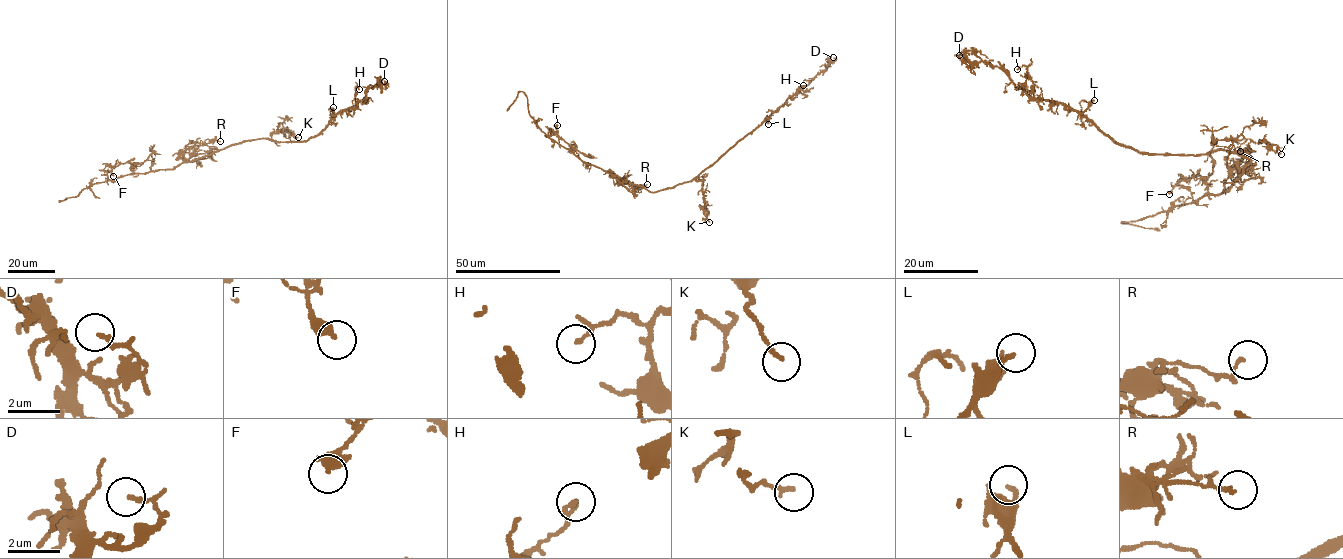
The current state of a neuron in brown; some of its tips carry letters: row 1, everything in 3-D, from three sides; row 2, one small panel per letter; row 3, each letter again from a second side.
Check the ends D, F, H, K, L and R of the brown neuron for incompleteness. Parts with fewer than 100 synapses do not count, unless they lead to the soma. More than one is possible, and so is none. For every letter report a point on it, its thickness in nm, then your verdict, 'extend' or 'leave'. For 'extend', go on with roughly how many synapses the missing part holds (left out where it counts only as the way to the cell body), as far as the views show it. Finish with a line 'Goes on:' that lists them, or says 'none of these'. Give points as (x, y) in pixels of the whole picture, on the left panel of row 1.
D: place (384, 81); calibre 180 nm; leave
F: place (113, 176); calibre 440 nm; leave
H: place (359, 89); calibre 120 nm; leave
K: place (298, 137); calibre 150 nm; leave
L: place (333, 107); calibre 160 nm; leave
R: place (220, 141); calibre 130 nm; leave
Goes on: none of these

